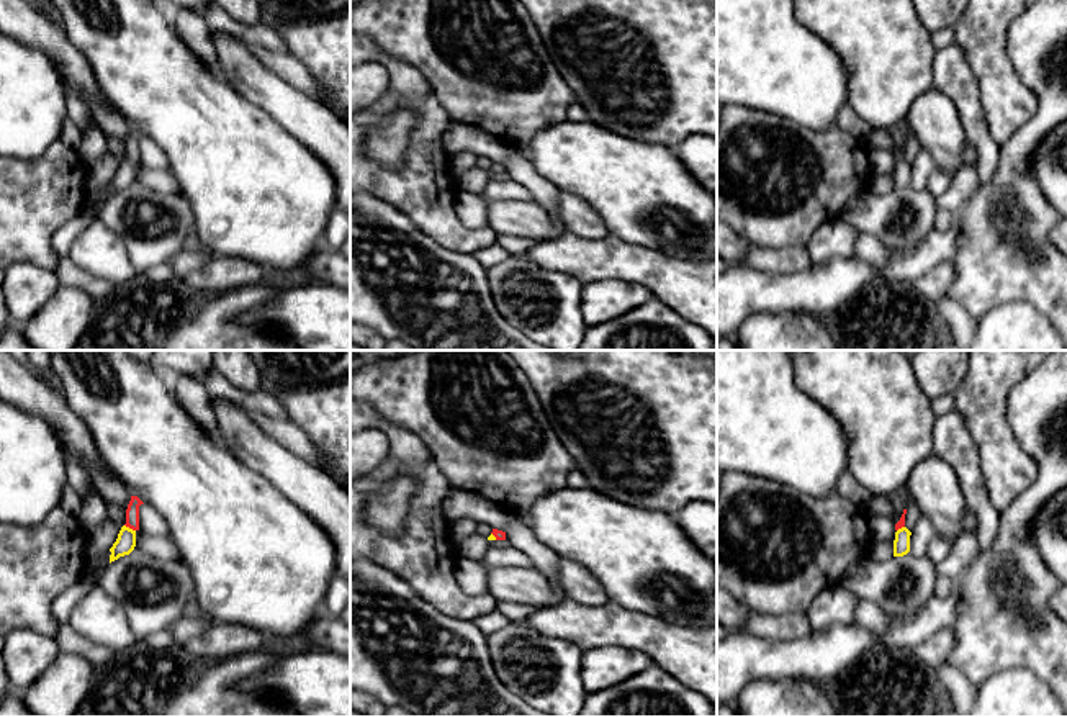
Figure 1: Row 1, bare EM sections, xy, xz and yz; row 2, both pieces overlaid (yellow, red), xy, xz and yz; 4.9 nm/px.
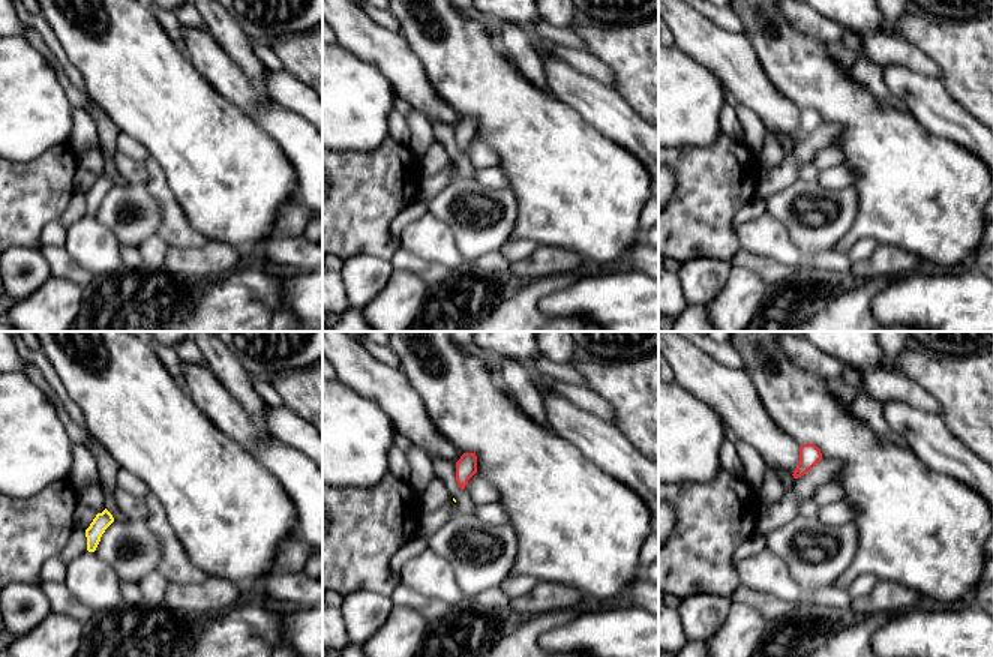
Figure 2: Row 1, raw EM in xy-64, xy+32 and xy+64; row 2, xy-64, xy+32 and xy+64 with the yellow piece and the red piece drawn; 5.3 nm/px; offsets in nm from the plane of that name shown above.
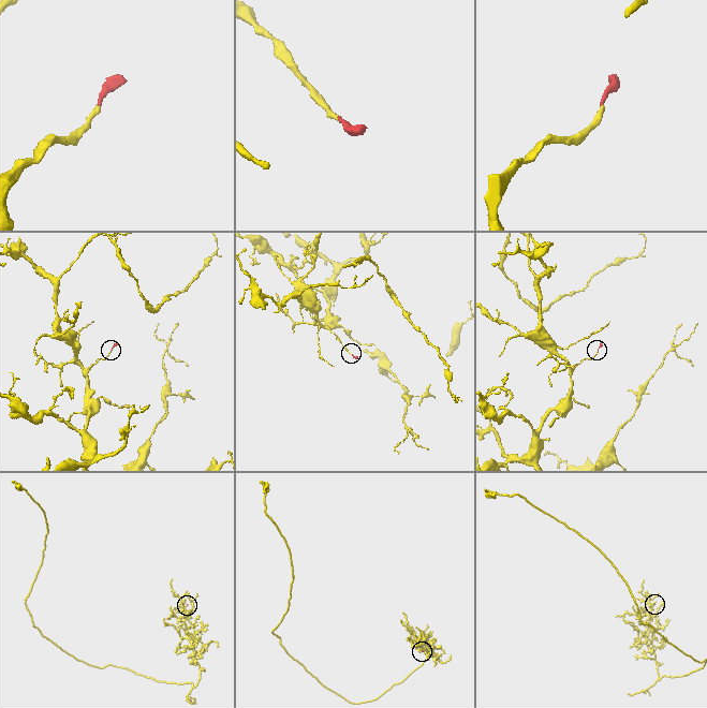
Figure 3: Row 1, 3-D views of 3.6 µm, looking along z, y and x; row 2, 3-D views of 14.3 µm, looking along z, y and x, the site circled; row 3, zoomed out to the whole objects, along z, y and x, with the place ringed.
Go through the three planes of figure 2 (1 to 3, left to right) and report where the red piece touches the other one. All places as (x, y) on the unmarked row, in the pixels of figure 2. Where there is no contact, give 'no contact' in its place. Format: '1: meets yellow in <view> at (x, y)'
1: no contact
2: no contact
3: no contact

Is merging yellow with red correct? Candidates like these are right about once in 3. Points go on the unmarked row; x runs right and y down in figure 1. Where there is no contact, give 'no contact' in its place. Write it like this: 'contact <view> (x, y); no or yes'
contact xy (128, 161); yes

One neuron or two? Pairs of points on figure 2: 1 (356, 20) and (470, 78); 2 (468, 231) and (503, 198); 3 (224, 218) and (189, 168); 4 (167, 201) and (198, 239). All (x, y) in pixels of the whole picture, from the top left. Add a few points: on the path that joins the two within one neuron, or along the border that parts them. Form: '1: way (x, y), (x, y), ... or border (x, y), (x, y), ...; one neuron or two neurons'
1: border (398, 32), (429, 78); two neurons
2: way (477, 222), (494, 207); one neuron
3: way (224, 206), (201, 180); one neuron
4: way (170, 212), (188, 233); one neuron

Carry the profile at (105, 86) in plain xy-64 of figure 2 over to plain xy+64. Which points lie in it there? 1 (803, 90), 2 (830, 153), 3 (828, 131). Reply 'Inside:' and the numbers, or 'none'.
Inside: 1

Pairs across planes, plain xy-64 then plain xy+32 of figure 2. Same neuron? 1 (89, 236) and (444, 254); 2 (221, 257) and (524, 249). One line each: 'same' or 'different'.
1: same
2: different

